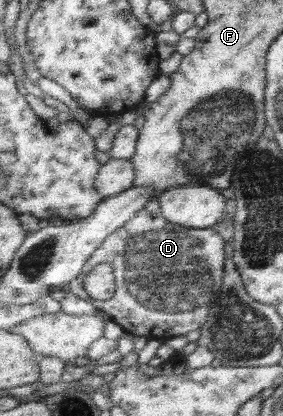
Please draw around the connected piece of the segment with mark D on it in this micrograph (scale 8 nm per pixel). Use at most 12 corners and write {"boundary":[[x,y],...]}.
{"boundary":[[158,199],[112,233],[71,291],[107,263],[94,305],[129,336],[207,323],[226,241],[170,222]]}

